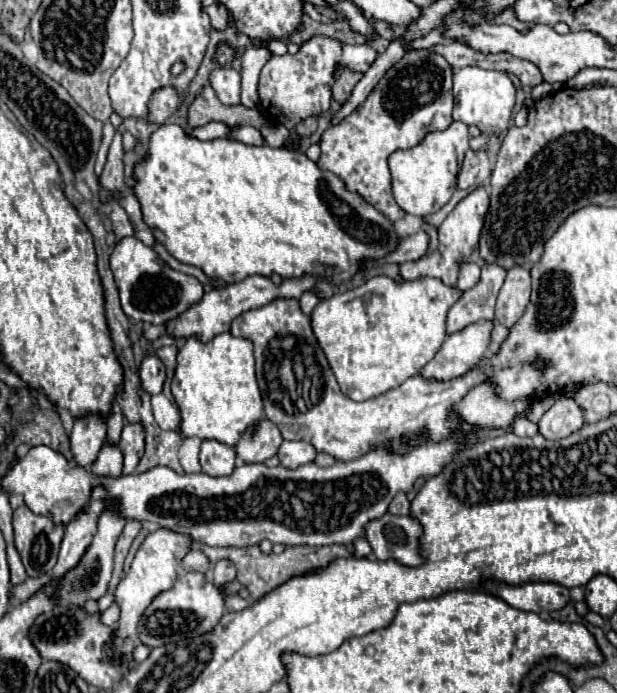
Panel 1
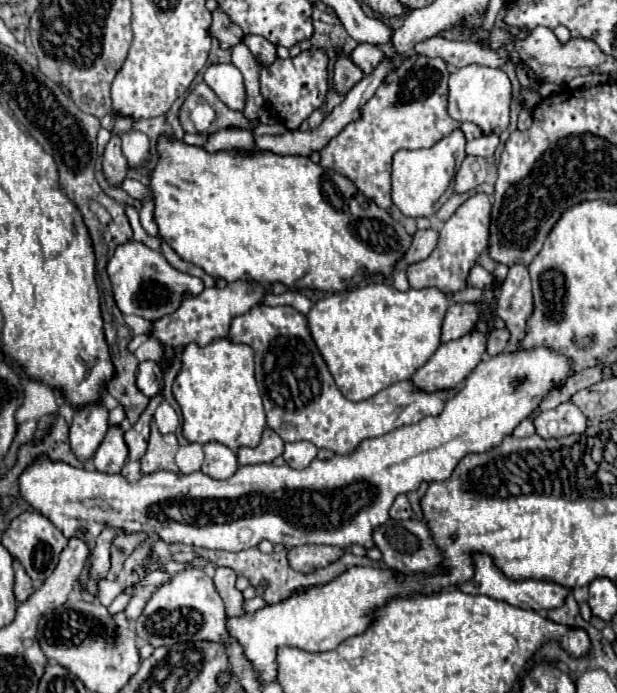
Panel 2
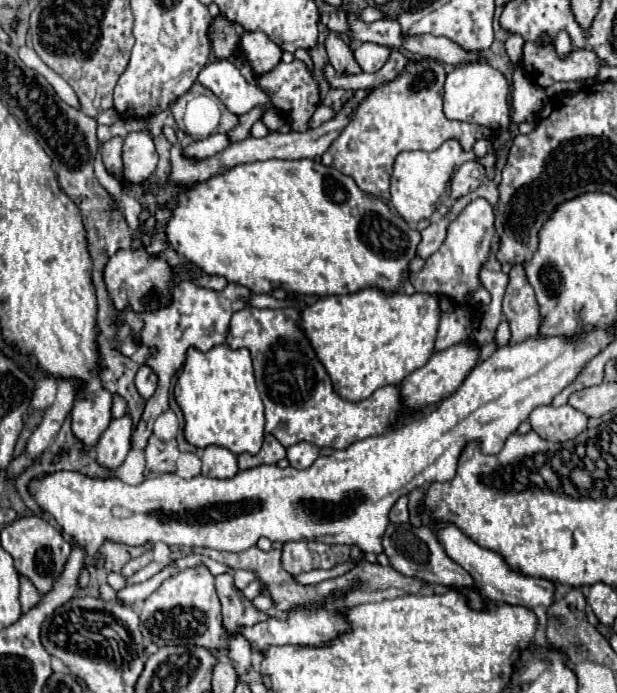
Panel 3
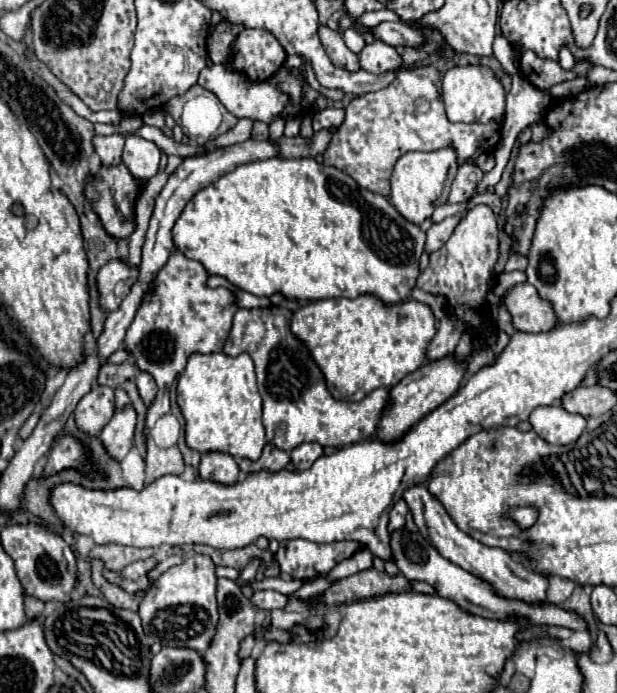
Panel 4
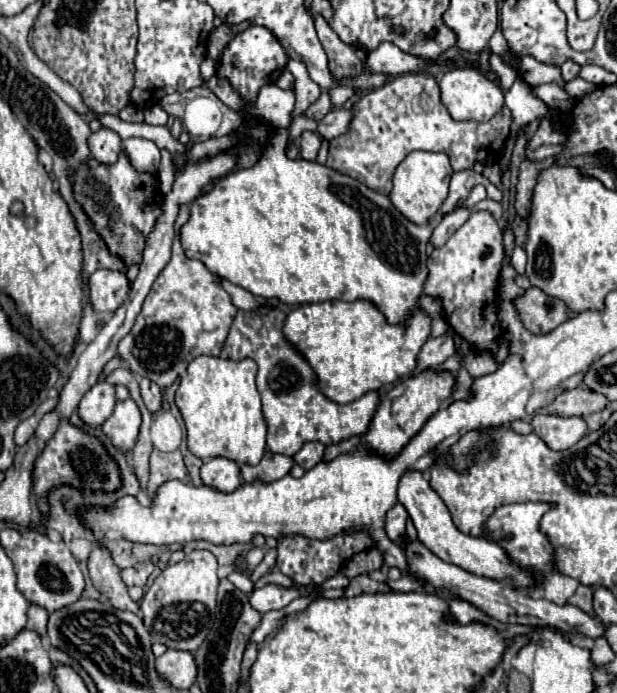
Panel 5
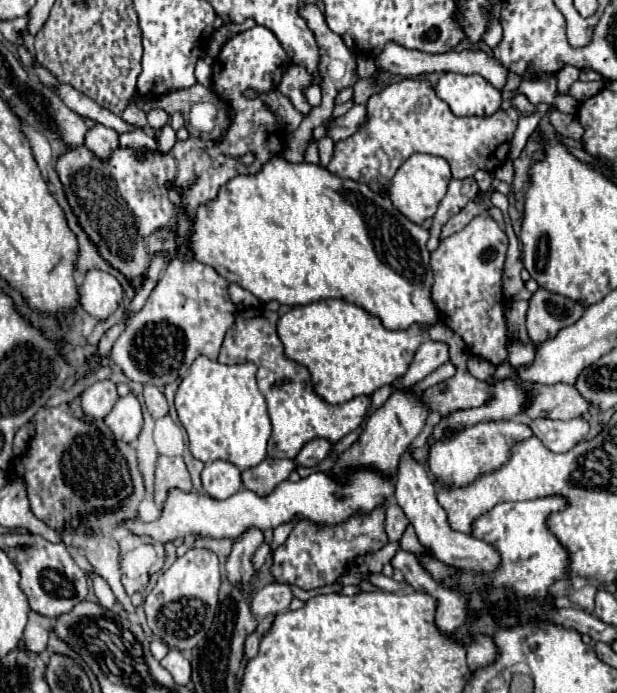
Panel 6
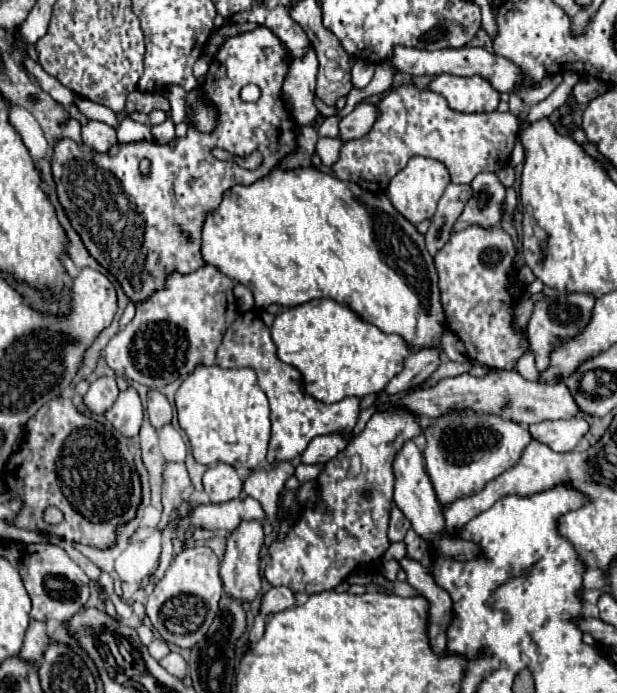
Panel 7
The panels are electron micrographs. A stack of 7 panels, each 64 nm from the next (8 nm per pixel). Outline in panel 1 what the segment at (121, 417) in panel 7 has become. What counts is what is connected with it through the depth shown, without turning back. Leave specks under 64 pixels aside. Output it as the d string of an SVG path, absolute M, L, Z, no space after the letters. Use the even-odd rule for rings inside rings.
M106 442L100 450L100 456L92 462L92 474L98 476L120 476L124 464L124 454L120 452L118 444Z

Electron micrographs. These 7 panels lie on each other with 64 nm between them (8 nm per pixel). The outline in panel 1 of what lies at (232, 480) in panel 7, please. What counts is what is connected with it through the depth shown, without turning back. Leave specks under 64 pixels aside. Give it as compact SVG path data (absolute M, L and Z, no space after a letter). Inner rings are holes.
M204 440L200 448L200 464L208 476L230 476L234 472L236 452L218 440Z

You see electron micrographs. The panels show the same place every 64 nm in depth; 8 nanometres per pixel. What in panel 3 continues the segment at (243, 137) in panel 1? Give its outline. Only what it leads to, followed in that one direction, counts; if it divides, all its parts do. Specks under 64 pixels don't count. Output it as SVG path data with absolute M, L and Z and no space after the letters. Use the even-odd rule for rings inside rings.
M212 134L212 136L206 138L206 140L200 140L200 142L190 144L190 146L184 148L182 152L184 152L186 156L192 156L192 158L206 158L206 156L218 154L218 152L224 150L228 144L230 144L230 142L228 142L226 134Z

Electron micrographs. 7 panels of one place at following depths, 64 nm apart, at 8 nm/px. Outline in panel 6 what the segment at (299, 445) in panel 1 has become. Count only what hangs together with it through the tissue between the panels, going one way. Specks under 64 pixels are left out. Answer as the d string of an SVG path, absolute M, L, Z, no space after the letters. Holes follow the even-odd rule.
M314 438L310 440L302 452L296 456L296 462L300 466L316 466L318 462L322 462L324 458L328 458L334 450L334 444L330 440L324 440L324 438Z

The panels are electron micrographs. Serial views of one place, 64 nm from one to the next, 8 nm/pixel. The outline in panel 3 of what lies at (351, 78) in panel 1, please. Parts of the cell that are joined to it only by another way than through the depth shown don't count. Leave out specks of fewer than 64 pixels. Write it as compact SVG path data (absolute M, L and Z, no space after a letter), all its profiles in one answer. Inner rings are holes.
M336 32L326 34L324 48L326 48L328 60L336 68L336 72L340 72L340 74L358 74L360 72L360 66L354 58L352 48Z

